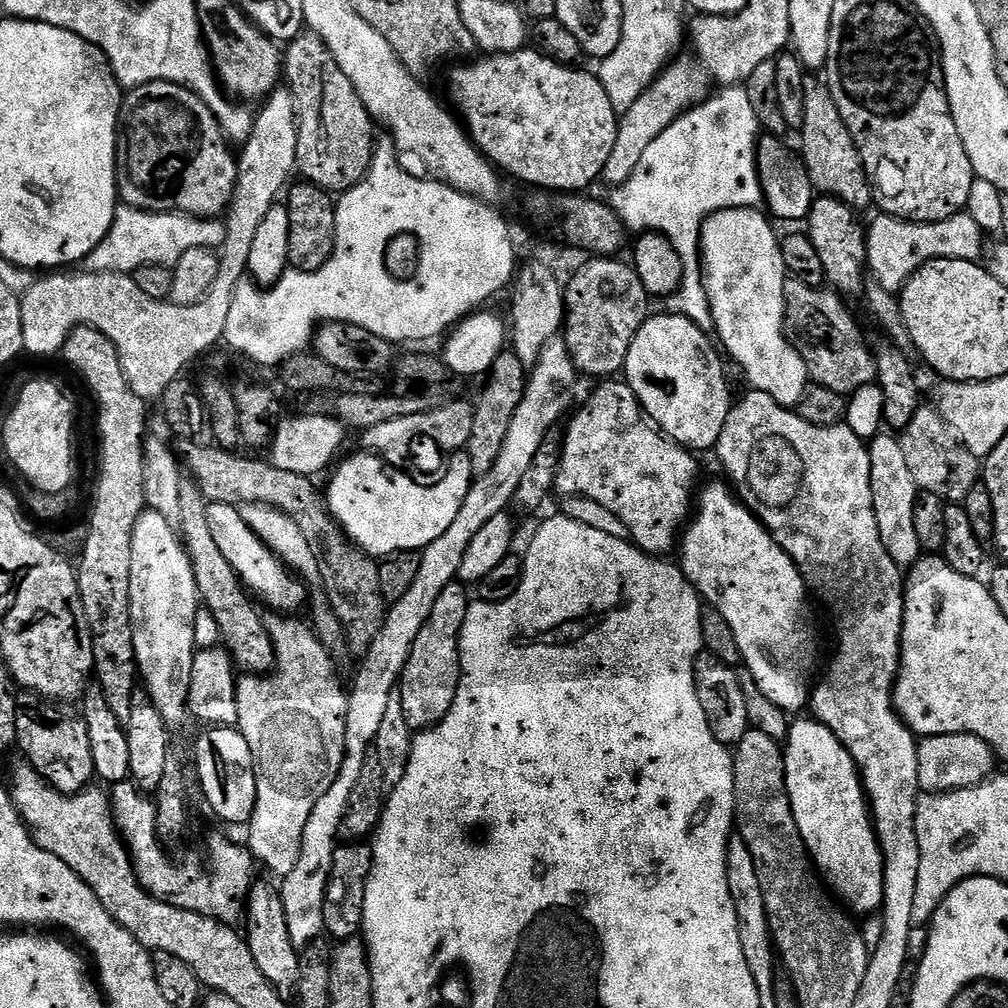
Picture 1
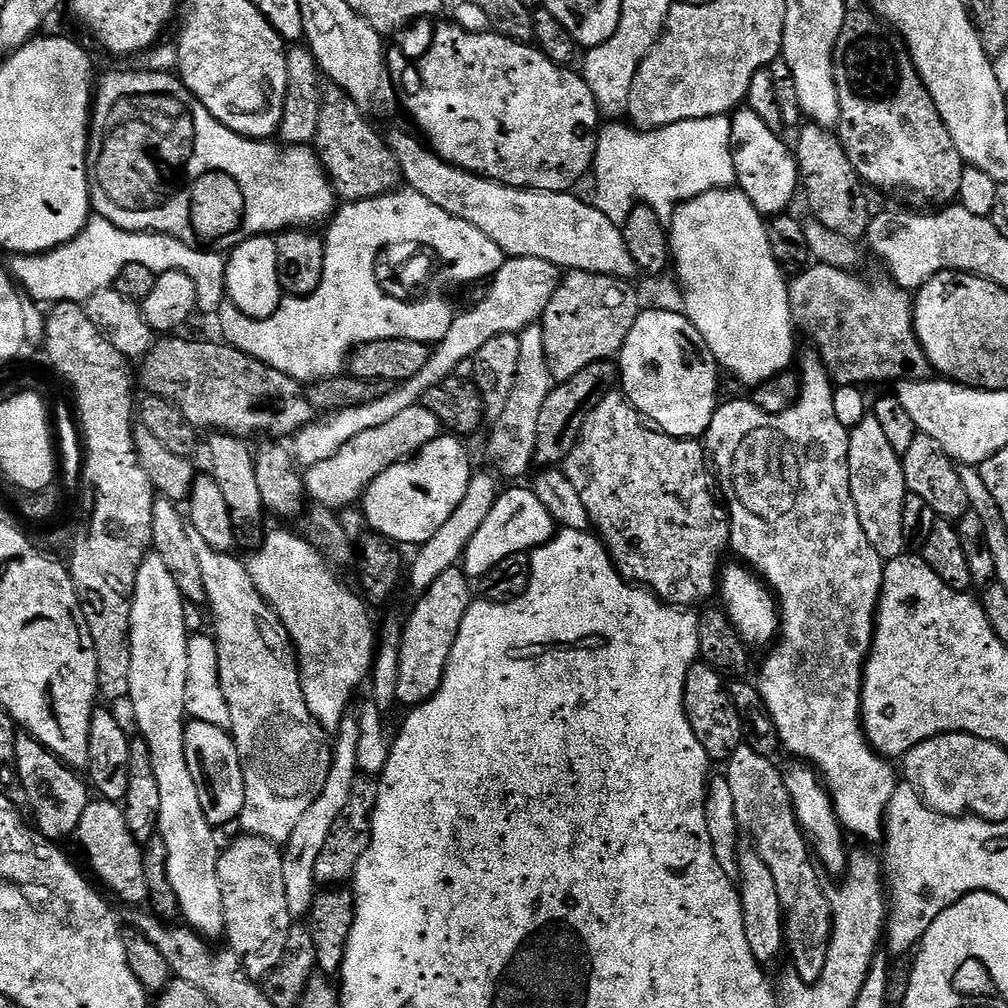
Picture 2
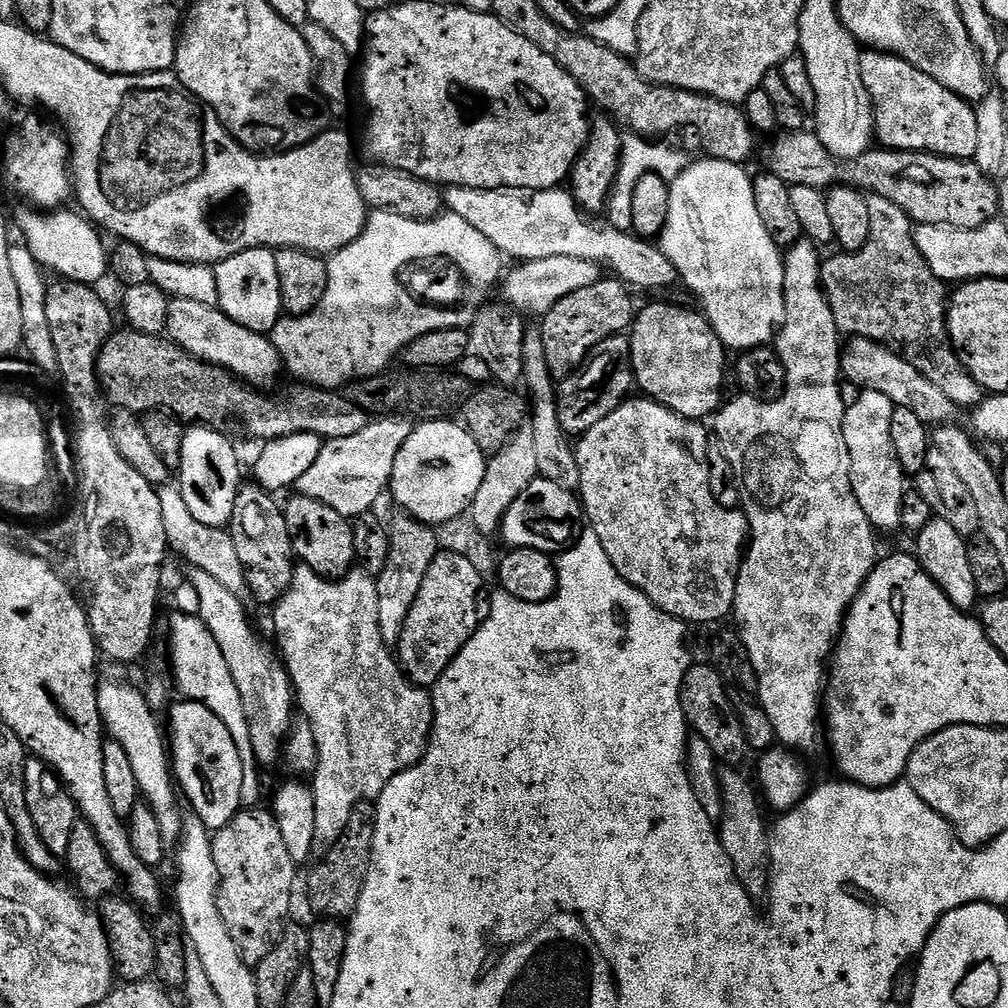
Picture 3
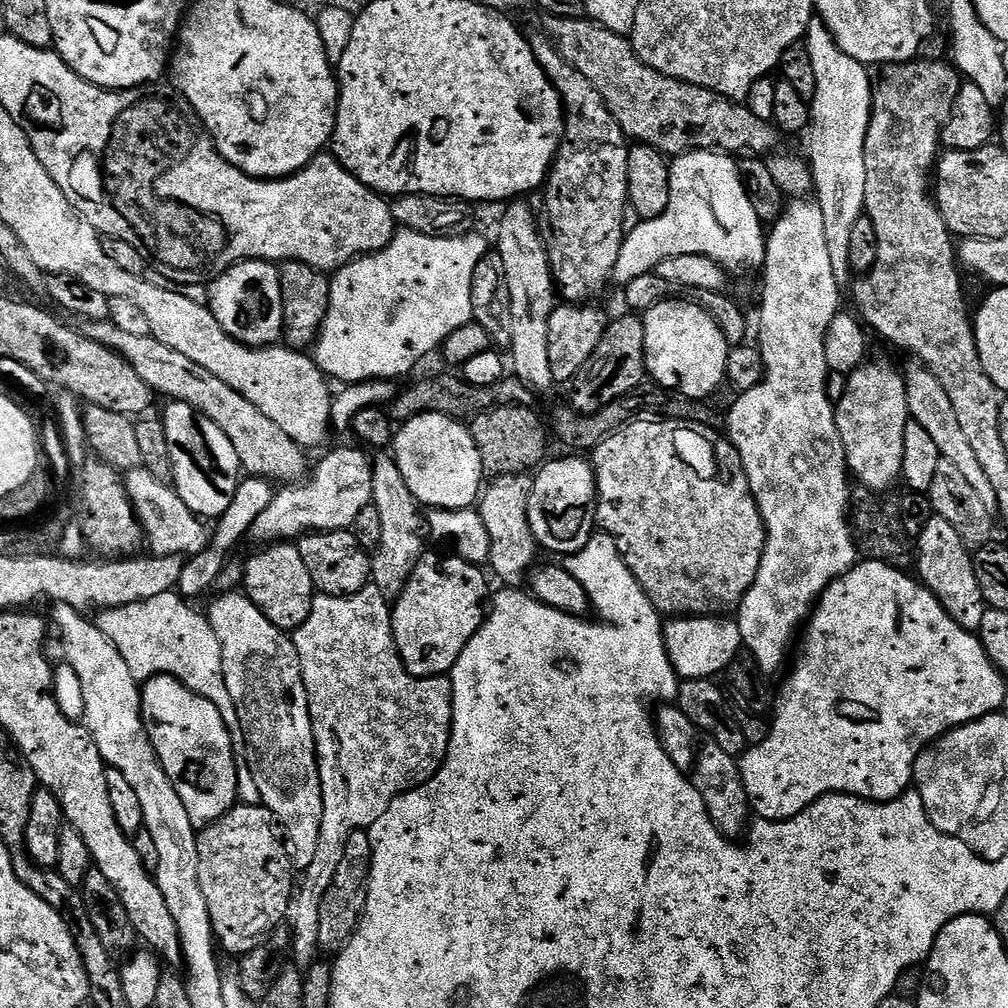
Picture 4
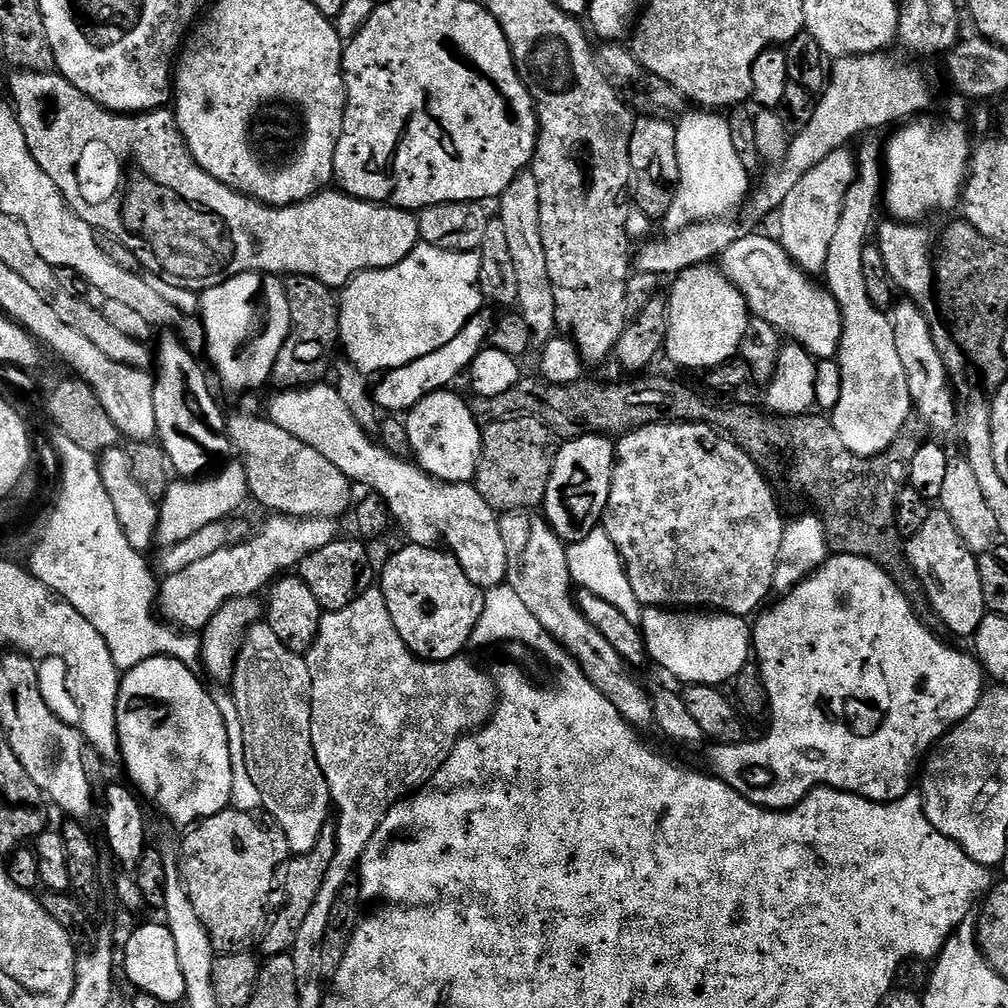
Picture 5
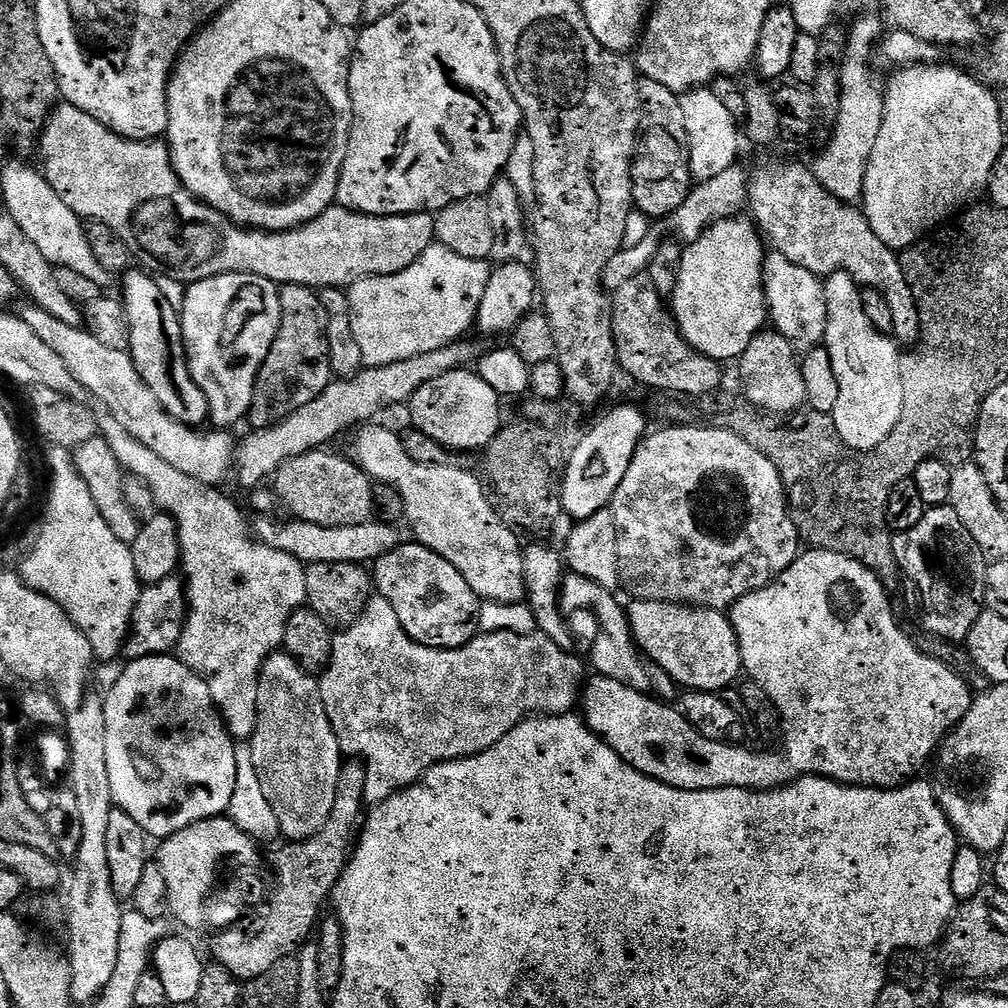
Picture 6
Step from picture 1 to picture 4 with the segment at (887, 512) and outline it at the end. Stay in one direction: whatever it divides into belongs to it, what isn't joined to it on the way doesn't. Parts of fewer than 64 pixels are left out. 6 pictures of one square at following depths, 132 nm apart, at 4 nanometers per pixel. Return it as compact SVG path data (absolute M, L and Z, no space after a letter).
M865 362L847 377L845 392L841 394L836 409L836 425L838 434L842 434L842 442L846 450L848 466L853 477L856 476L865 484L867 491L872 494L884 494L892 483L901 479L902 470L902 434L908 421L908 399L903 375L899 371L887 368L884 364Z

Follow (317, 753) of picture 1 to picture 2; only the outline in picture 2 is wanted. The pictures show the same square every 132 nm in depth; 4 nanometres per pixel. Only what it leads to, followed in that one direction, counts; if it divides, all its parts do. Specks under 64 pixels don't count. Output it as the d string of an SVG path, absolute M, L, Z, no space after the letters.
M189 527L188 533L190 534L190 542L194 542L198 562L202 566L207 607L212 607L212 612L216 615L216 632L214 631L214 636L218 641L216 649L218 650L220 685L222 686L222 694L226 698L226 706L230 706L230 735L236 741L236 749L240 755L240 765L244 771L244 805L238 817L238 824L244 827L241 829L249 836L261 836L264 840L273 842L286 842L291 838L294 826L298 825L306 810L309 810L310 806L314 805L315 800L322 794L323 787L326 786L327 776L331 770L333 745L330 743L330 736L324 725L316 721L314 714L306 706L304 686L300 681L300 661L296 655L296 647L292 644L292 638L286 630L286 626L280 621L280 615L275 612L272 605L264 599L264 595L254 586L251 571L246 567L245 561L243 564L242 561L235 560L235 555L219 552L216 548L211 548L202 538L202 534L198 534L196 528Z

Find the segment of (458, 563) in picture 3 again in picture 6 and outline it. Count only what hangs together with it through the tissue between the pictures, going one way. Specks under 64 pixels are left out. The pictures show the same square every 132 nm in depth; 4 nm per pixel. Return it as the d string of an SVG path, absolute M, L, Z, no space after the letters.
M419 542L401 543L399 548L390 550L382 558L374 562L374 588L390 606L394 606L394 614L398 614L398 622L402 622L402 630L414 638L422 646L431 648L460 648L463 644L468 644L477 636L480 627L480 597L470 590L470 582L446 562L434 550L430 550L424 544Z

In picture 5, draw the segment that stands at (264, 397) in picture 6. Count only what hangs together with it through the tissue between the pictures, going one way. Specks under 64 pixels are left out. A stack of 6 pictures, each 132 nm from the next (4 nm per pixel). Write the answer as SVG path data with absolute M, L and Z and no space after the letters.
M288 276L284 289L286 290L286 298L290 302L290 322L292 329L286 338L286 342L282 346L282 350L278 350L278 362L274 362L274 370L272 371L272 380L280 383L281 389L302 388L310 384L323 381L324 376L329 375L330 360L328 364L328 355L332 351L337 351L338 337L340 334L340 305L338 296L331 288L327 288L322 282L318 282L318 278L310 278L309 276Z

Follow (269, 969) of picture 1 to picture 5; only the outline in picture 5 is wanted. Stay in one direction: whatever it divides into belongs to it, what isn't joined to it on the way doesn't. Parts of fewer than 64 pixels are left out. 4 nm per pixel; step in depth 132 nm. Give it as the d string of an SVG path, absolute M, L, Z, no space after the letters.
M225 810L199 821L188 834L178 851L180 878L194 911L202 918L202 926L206 926L213 949L223 954L243 952L259 945L270 923L268 903L272 900L272 891L275 888L277 891L278 873L290 859L286 834L282 834L275 820L267 814L235 810Z

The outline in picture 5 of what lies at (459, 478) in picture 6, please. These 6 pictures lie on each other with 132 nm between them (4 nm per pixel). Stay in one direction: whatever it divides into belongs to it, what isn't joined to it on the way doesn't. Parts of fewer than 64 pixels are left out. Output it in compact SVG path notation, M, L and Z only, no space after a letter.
M317 382L302 388L289 388L277 391L277 396L268 404L267 419L282 430L294 434L298 442L306 442L306 446L314 446L322 458L334 462L342 474L352 481L353 485L360 484L369 493L380 496L392 511L393 521L408 535L407 539L413 544L439 545L439 540L444 540L443 547L455 556L456 561L462 566L466 578L474 582L474 586L482 589L501 587L508 579L506 566L506 542L502 542L500 529L500 516L478 494L478 490L471 483L447 484L427 476L415 463L399 460L394 454L384 449L384 445L377 442L366 429L350 414L346 402L342 402L342 394L328 382Z

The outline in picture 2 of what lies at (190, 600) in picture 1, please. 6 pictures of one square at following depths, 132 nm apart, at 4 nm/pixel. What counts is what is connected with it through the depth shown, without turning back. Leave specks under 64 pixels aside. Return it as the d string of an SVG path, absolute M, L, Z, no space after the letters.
M149 554L145 556L144 561L140 564L140 569L136 575L136 585L132 591L132 609L130 610L130 686L128 687L127 703L132 703L132 716L136 719L136 724L140 727L139 735L148 744L149 754L152 755L152 764L154 774L157 776L158 789L161 794L161 810L158 825L159 839L164 841L164 849L168 855L168 877L170 878L170 886L174 886L174 894L178 894L178 902L180 903L180 916L185 920L187 927L195 928L201 936L205 938L218 938L224 936L224 907L222 906L222 886L218 878L218 862L220 861L220 852L216 848L216 836L213 825L209 824L206 814L202 810L202 802L198 798L198 786L196 785L196 774L190 770L190 766L186 762L186 742L184 741L184 730L186 727L186 713L184 707L188 699L186 698L186 682L188 681L188 667L190 666L190 654L188 653L188 641L190 633L186 628L185 615L183 608L185 599L180 592L178 582L174 578L174 574L170 574L170 570L166 566L166 562L157 554Z

